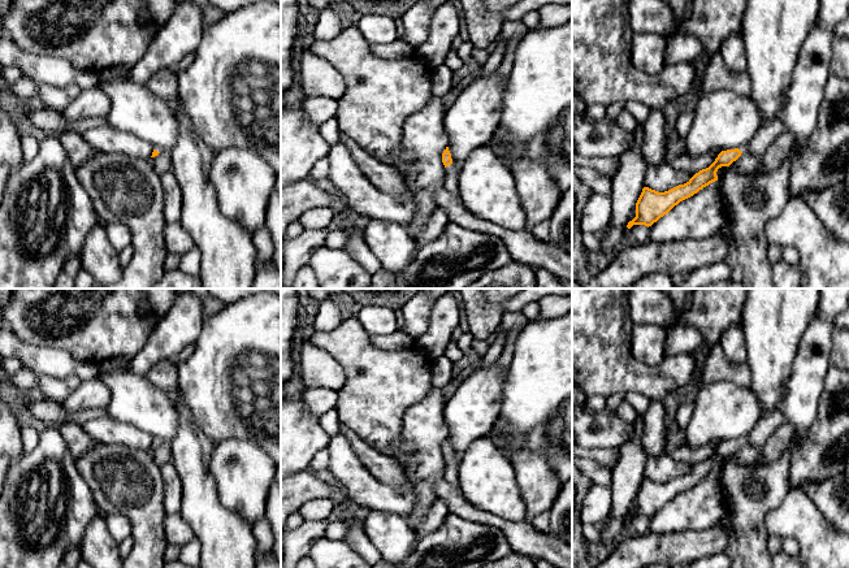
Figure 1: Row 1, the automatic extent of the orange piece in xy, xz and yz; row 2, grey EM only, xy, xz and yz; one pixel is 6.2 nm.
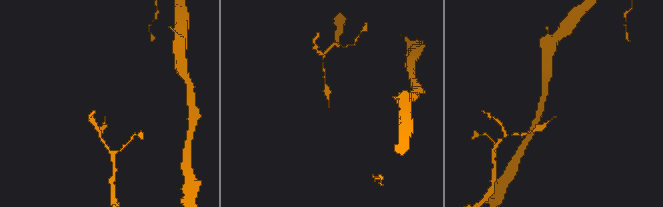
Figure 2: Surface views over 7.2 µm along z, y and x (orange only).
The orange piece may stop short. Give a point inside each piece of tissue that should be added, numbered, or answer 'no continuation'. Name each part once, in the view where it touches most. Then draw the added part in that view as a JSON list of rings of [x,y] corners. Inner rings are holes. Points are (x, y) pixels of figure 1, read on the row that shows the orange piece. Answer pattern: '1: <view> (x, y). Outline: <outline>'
1: xz (451, 180). Outline: [[[452,164],[446,166],[443,187],[451,194],[459,192],[459,169],[456,169]]]

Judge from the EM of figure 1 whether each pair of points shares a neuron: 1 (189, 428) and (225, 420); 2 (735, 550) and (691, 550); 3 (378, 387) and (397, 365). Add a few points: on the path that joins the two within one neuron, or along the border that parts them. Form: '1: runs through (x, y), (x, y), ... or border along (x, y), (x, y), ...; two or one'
1: border along (181, 400), (194, 423), (216, 442); two
2: border along (715, 525), (727, 532), (727, 546), (722, 551); two
3: runs through (384, 382), (395, 371); one

